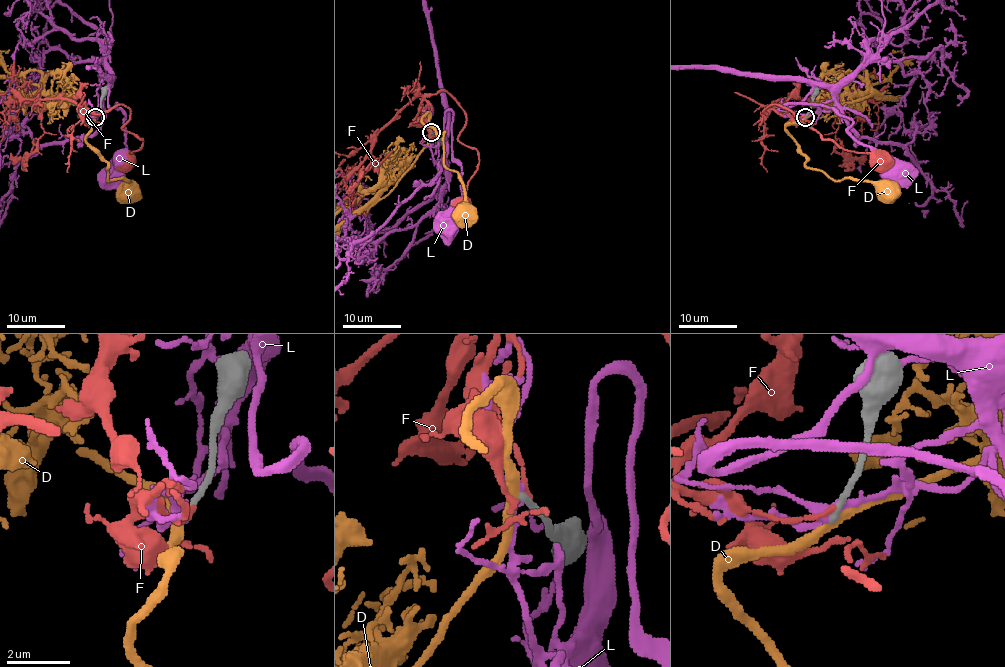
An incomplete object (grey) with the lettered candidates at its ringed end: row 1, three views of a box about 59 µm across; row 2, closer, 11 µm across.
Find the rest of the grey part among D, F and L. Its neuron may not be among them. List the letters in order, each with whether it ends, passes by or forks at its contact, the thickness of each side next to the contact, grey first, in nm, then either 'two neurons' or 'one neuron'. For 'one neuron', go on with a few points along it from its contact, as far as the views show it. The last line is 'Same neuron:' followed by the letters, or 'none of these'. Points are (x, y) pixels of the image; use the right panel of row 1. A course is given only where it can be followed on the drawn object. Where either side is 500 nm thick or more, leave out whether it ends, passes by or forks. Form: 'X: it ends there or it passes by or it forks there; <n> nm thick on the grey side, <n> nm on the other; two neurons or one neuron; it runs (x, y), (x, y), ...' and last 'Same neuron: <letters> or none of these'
D: it passes by; 200 nm thick on the grey side, 280 nm on the other; two neurons
F: it ends there; 240 nm thick on the grey side, 140 nm on the other; two neurons
L: it forks there; 220 nm thick on the grey side, 240 nm on the other; two neurons
Same neuron: none of these

